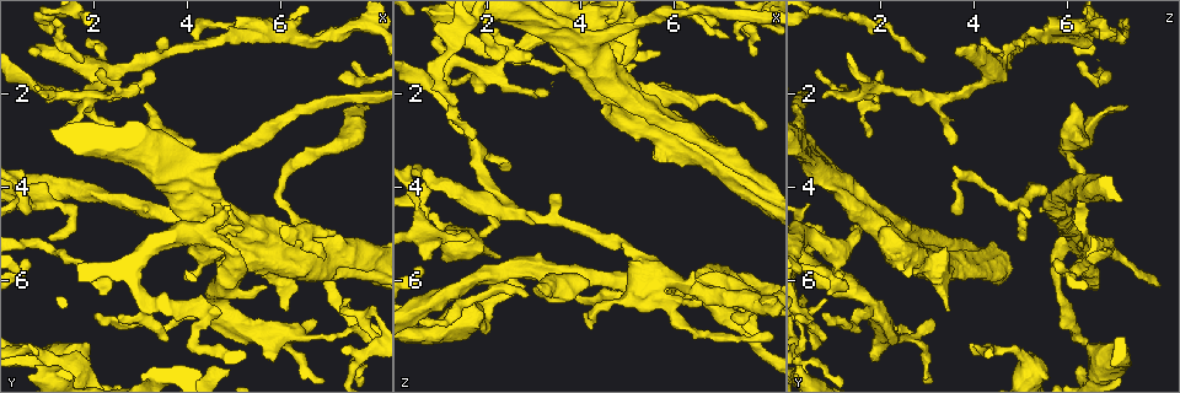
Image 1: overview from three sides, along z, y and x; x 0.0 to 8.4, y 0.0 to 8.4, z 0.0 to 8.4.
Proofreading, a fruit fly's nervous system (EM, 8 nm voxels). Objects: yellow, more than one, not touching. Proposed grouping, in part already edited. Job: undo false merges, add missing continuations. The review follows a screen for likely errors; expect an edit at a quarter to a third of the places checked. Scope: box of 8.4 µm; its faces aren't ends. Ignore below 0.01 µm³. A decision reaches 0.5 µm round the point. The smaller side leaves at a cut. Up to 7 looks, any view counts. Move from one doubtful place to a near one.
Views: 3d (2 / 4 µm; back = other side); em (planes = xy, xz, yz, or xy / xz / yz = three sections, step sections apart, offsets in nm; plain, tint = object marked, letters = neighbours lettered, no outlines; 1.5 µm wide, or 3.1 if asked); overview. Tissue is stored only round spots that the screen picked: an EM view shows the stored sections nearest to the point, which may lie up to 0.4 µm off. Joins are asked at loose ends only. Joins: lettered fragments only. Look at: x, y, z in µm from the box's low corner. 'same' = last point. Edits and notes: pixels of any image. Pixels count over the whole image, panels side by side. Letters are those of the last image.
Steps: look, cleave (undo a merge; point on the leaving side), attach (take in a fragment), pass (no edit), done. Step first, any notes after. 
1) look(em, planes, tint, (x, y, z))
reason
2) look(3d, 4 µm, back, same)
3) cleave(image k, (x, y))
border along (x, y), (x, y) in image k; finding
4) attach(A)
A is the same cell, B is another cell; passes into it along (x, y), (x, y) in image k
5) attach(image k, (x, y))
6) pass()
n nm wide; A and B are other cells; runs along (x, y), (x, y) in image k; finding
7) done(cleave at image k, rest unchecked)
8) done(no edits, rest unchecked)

look(em, planes, letters, (3.55, 0.80, 4.25))
an open end

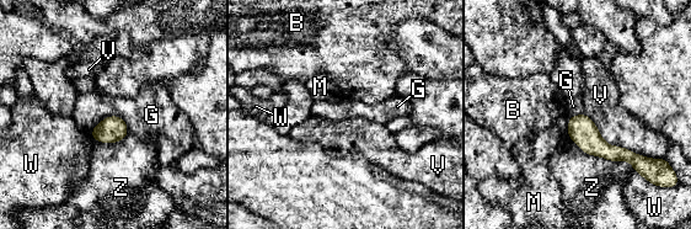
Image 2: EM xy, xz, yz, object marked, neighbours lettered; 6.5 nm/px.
pass()
V touches over 600 nm; B, G, M, V, W and Z are other cells; border along (584, 112), (608, 143), (659, 159) in image 2; no lettered fragment goes on from it

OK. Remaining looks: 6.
look(em, planes, letters, (3.15, 2.15, 6.10))
branch stops here

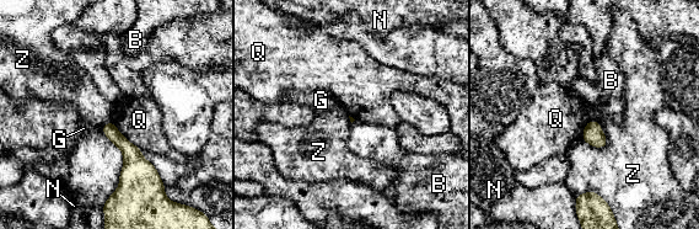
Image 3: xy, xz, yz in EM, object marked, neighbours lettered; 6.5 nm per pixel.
pass()
B, G, N, Q and Z are other cells; border along (112, 121), (117, 129), (140, 149) in image 3; no lettered fragment goes on from it

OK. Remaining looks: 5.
look(em, planes, letters, (1.75, 1.35, 2.95))
thin end

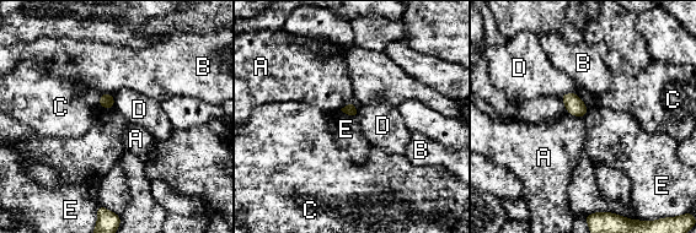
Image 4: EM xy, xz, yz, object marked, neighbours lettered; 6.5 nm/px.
pass()
A, B, C, D and E are other cells; border along (98, 106), (114, 108) in image 4; none of them fits

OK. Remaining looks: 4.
done(no edits, rest unchecked)

